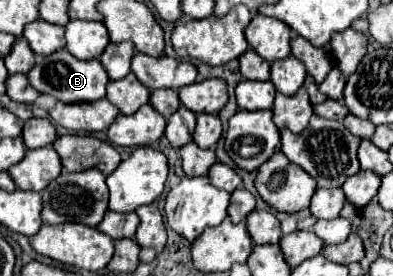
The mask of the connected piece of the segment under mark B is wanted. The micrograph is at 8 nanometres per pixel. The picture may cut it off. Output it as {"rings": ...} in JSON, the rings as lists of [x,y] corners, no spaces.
{"rings":[[[65,48],[39,58],[27,78],[39,92],[51,94],[61,102],[93,102],[105,98],[105,86],[109,82],[109,76],[99,60],[79,60]]]}

